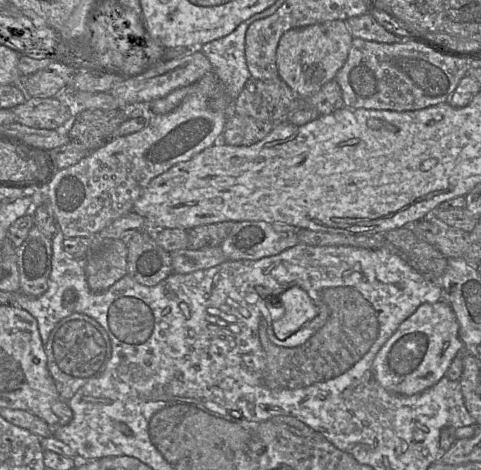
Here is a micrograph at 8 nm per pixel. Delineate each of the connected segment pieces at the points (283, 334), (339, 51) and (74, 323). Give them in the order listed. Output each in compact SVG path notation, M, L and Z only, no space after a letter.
M297 286L287 289L277 300L270 303L270 315L276 309L276 303L284 306L284 315L272 321L273 332L279 340L285 340L318 315L318 307L307 293Z
M332 20L286 31L280 38L276 63L278 74L301 98L309 97L333 80L345 64L353 37L343 20Z
M74 313L56 324L45 344L45 352L48 370L55 382L60 399L66 401L73 397L86 382L99 376L104 371L111 356L111 344L105 330L93 318Z

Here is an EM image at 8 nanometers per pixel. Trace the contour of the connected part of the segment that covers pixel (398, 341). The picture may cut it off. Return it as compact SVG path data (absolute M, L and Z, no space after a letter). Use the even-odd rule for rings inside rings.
M445 300L421 304L376 354L372 363L375 379L389 392L400 395L410 396L425 391L446 376L454 357L462 354L459 330L456 315Z

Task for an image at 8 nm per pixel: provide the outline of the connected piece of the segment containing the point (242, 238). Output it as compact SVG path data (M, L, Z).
M237 222L219 246L227 260L259 260L299 244L300 229L284 223Z

